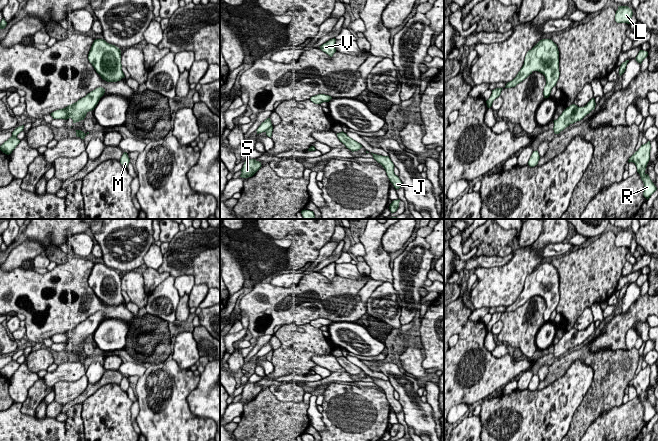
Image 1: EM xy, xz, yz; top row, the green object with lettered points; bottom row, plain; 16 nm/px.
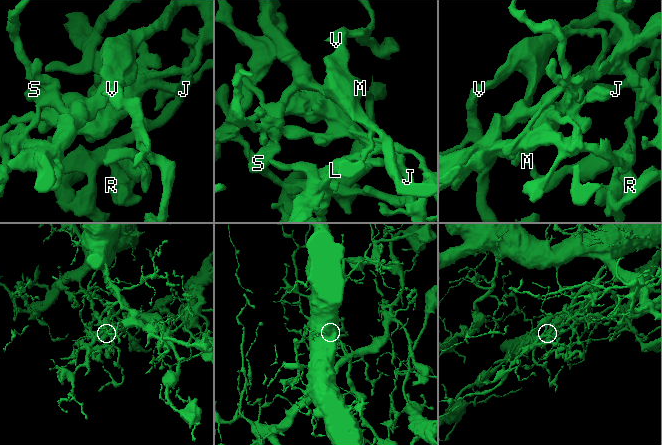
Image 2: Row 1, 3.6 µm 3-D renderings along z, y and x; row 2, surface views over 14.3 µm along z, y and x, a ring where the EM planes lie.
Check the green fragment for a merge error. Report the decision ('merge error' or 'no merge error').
merge error

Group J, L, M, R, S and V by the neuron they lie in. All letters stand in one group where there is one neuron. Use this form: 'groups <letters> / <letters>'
groups J M R S / L V

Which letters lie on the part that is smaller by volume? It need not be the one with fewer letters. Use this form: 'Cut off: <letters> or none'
Cut off: J, M, R, S

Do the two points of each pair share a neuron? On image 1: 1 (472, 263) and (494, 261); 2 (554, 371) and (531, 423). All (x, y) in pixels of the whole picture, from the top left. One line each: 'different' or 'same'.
1: same
2: different

